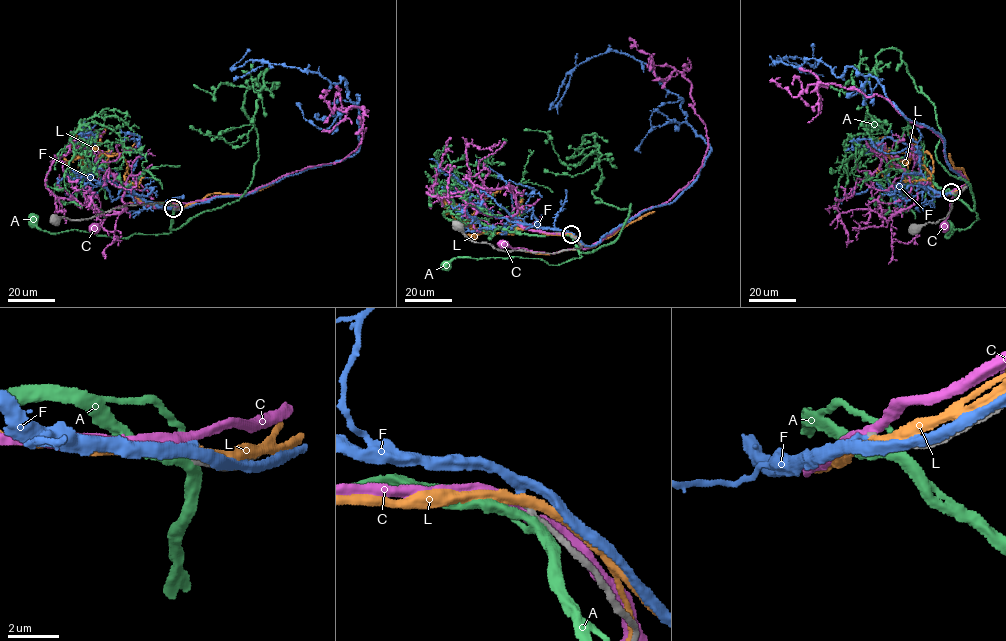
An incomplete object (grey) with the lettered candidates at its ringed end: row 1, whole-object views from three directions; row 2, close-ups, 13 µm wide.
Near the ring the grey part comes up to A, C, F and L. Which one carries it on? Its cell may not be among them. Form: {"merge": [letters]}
{"merge": ["F"]}

